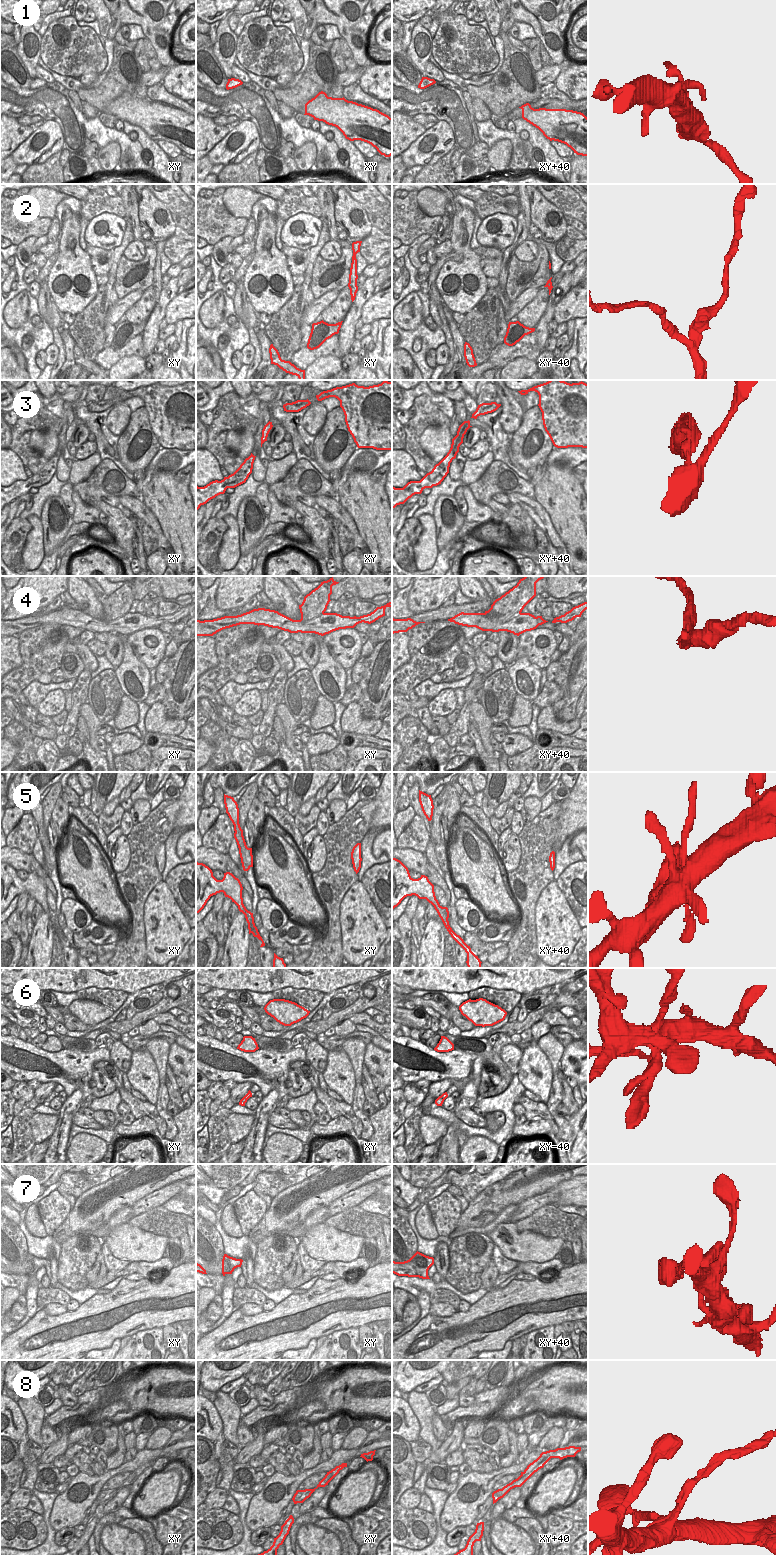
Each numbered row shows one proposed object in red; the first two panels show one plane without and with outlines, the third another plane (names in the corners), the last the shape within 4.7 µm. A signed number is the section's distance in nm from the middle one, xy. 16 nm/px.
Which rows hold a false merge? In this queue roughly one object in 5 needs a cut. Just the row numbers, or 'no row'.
4, 8

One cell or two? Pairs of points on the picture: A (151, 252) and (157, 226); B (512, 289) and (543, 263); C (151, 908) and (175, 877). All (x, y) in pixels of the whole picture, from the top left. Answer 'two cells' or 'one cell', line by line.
A: two cells
B: one cell
C: two cells

